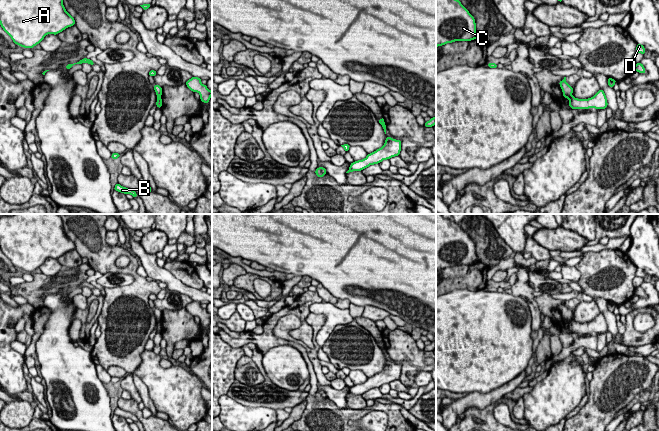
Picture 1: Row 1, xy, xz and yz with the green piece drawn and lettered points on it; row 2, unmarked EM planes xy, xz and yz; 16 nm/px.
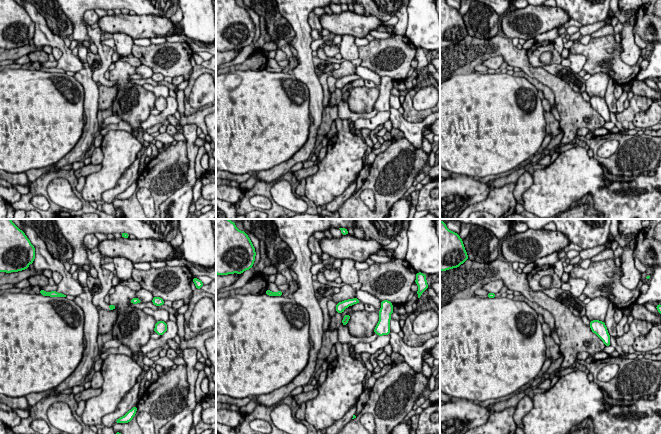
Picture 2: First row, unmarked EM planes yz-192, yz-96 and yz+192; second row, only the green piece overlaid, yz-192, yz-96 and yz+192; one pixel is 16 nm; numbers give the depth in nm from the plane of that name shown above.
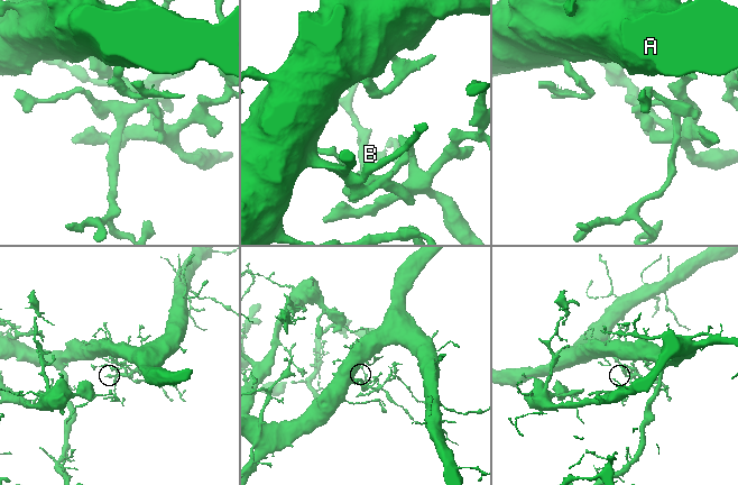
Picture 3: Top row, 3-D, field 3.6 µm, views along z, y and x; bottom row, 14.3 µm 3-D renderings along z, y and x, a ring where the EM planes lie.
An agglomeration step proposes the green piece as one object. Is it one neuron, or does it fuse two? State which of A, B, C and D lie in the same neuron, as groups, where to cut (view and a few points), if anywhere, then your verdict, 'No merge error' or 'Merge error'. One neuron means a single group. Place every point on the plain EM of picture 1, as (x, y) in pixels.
Groups: A C D / B. Split along yz (571, 319), (568, 322). Merge error

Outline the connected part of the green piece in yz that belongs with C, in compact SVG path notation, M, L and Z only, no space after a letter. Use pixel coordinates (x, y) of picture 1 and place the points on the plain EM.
M436 214L436 271L478 261L474 241L451 219Z

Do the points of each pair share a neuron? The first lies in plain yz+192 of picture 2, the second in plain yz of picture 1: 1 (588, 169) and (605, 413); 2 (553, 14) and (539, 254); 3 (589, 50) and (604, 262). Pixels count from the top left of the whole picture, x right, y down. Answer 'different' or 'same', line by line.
1: different
2: different
3: same

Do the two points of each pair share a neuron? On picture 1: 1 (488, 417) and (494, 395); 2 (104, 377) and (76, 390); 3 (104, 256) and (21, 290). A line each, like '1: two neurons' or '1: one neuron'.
1: two neurons
2: two neurons
3: two neurons

